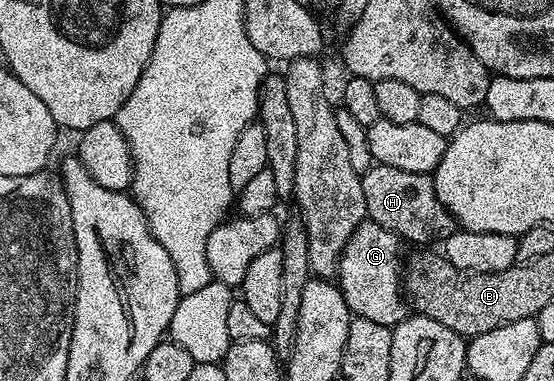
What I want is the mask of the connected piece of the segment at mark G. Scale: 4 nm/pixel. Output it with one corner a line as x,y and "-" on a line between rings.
367,218
361,222
358,230
354,230
354,234
350,234
350,242
346,242
340,255
338,287
353,317
378,322
378,326
393,329
409,315
410,308
402,287
400,247
400,237

